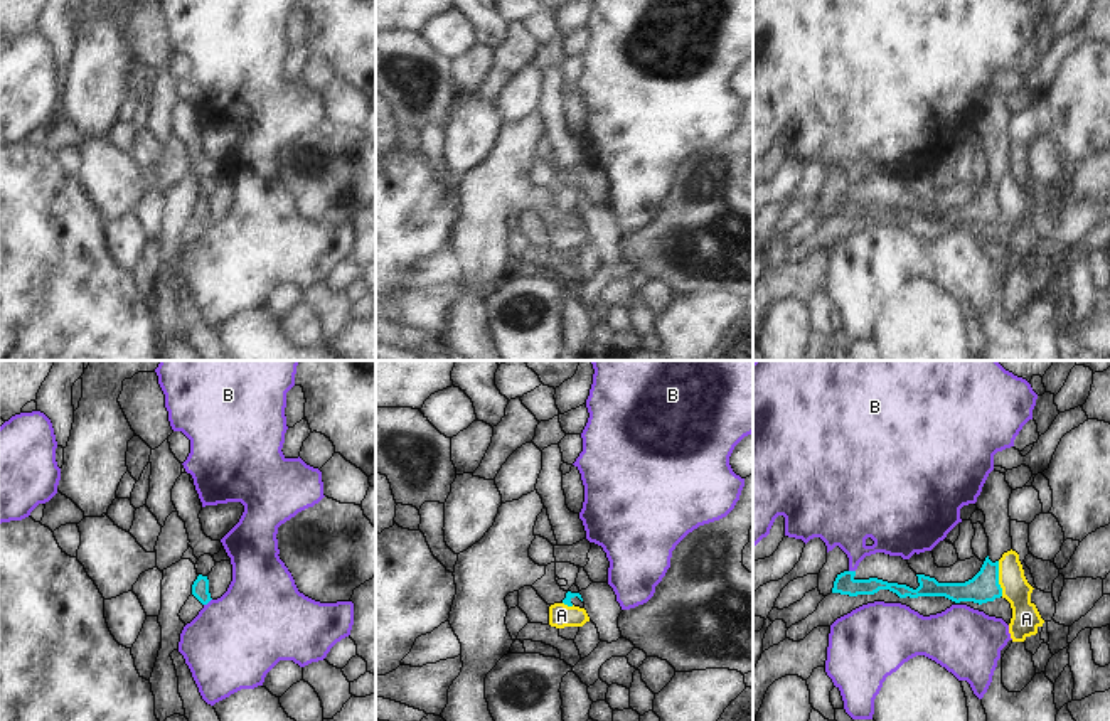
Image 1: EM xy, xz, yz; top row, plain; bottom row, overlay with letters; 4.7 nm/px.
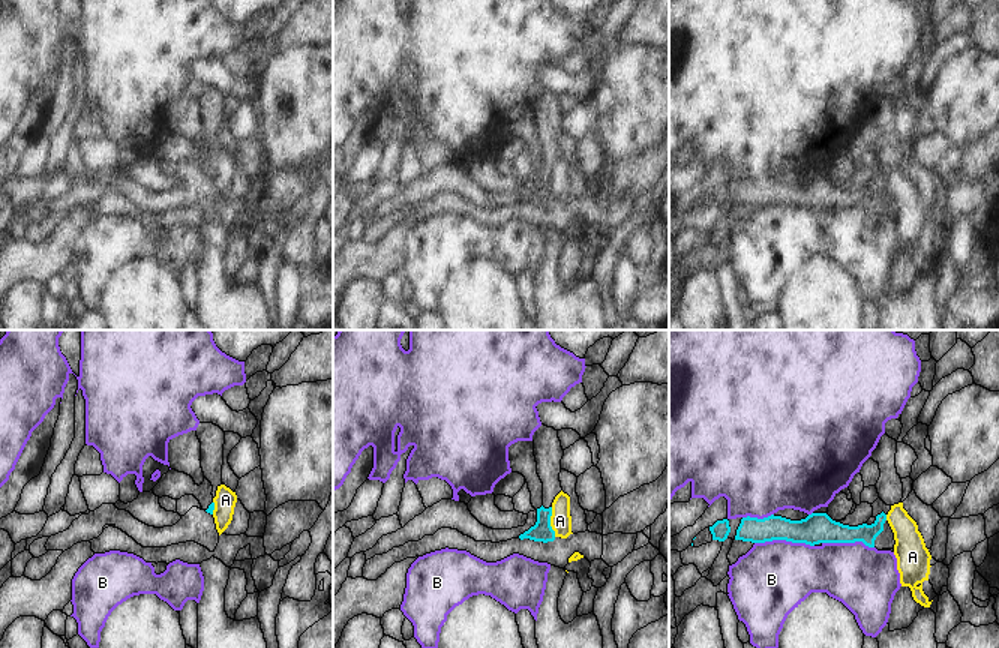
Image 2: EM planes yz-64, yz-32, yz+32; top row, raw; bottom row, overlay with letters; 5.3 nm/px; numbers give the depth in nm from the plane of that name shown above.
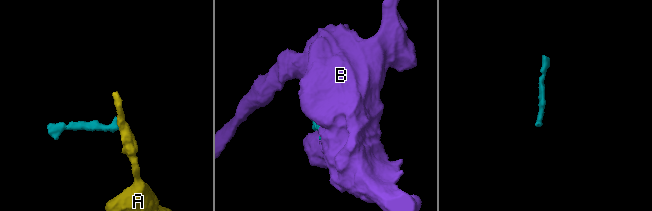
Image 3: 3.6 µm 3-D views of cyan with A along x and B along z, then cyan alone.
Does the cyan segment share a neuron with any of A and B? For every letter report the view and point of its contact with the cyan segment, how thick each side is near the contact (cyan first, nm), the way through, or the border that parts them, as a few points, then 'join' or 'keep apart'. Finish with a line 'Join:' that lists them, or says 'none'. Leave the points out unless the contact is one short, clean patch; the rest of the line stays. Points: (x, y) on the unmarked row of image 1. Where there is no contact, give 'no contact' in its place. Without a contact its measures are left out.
A: yz (997, 201) | 150/140 nm | along yz (997, 184), (997, 206), (1003, 218) | keep apart
B: xy (208, 224) | 80/440 nm | keep apart
Join: none

